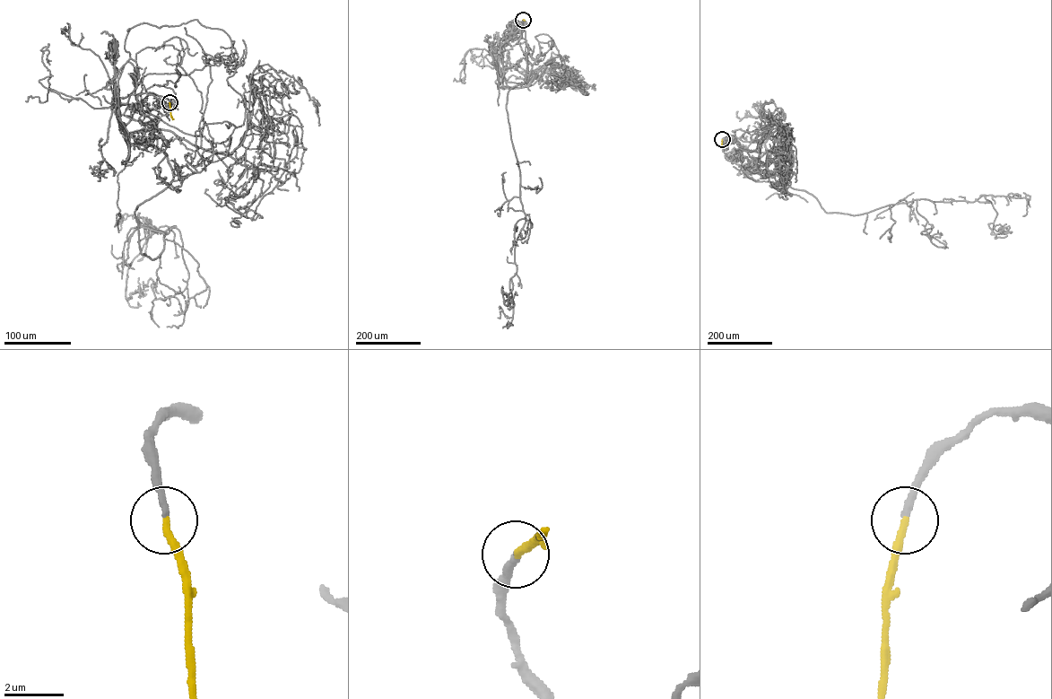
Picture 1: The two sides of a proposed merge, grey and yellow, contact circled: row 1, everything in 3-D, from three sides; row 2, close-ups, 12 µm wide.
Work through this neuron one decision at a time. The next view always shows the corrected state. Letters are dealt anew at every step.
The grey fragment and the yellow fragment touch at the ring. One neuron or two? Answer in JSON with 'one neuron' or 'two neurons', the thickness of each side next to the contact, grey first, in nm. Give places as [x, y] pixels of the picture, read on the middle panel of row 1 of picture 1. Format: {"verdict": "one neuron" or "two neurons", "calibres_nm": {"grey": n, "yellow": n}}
{"verdict": "one neuron", "calibres_nm": {"grey": 220, "yellow": 240}}

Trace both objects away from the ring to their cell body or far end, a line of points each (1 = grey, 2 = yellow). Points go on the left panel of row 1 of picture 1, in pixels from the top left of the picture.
1: (169, 101), (169, 111), (169, 100), (145, 92), (115, 108), (114, 45)
2: (169, 102), (173, 119)

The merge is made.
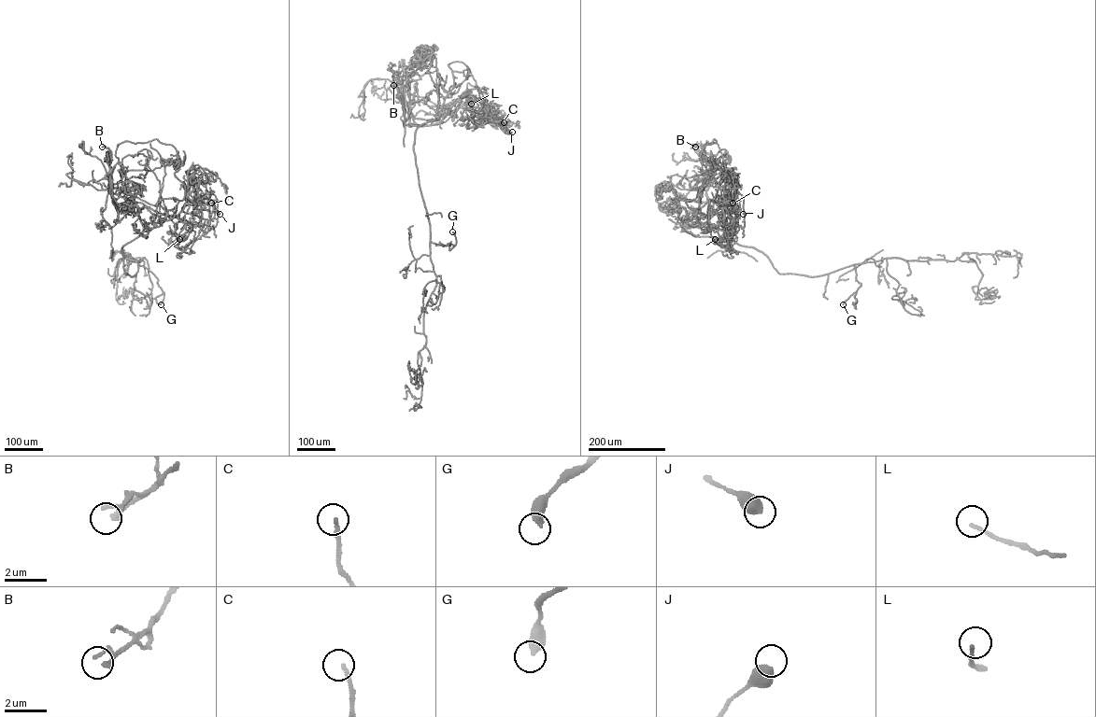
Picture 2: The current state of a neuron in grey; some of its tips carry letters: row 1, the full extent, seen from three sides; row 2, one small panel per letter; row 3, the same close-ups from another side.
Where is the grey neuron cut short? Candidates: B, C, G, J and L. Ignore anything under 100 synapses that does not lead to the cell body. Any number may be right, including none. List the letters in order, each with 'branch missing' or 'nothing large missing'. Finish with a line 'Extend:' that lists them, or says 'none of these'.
B: nothing large missing
C: nothing large missing
G: nothing large missing
J: nothing large missing
L: nothing large missing
Extend: none of these

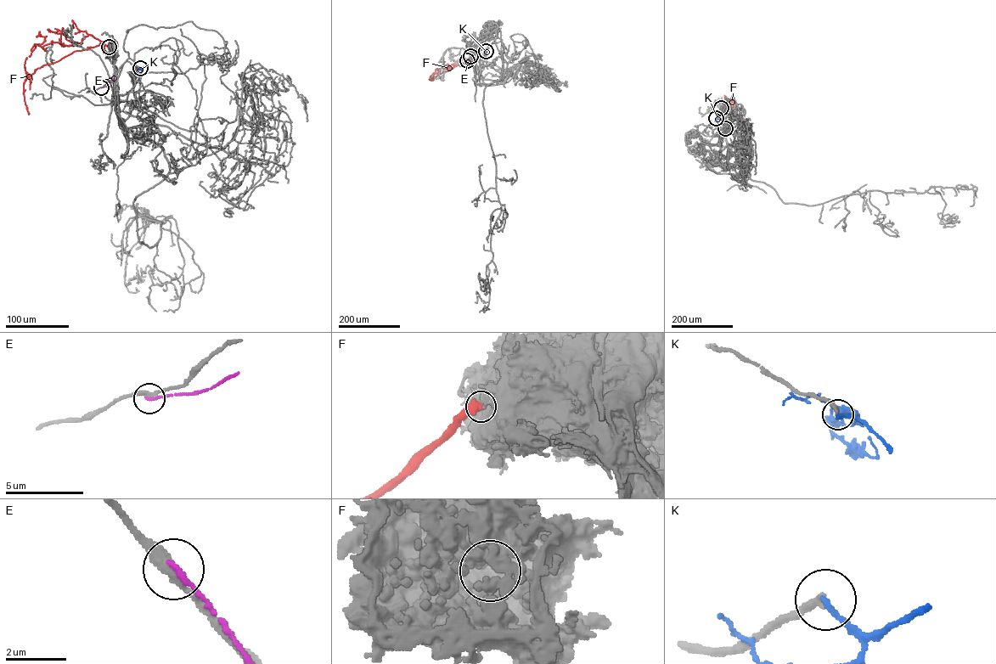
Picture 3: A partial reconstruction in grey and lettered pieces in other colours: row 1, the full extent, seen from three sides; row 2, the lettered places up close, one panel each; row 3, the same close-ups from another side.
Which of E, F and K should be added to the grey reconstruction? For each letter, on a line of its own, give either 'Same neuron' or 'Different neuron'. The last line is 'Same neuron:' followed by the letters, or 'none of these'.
E: Different neuron
F: Different neuron
K: Different neuron
Same neuron: none of these

